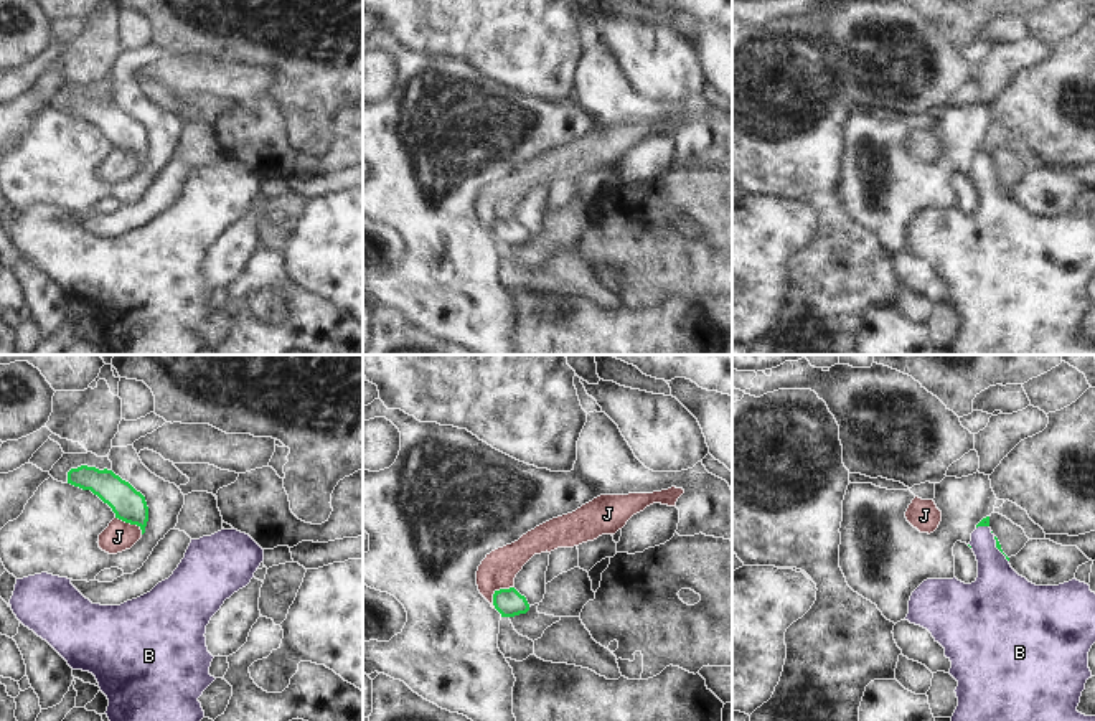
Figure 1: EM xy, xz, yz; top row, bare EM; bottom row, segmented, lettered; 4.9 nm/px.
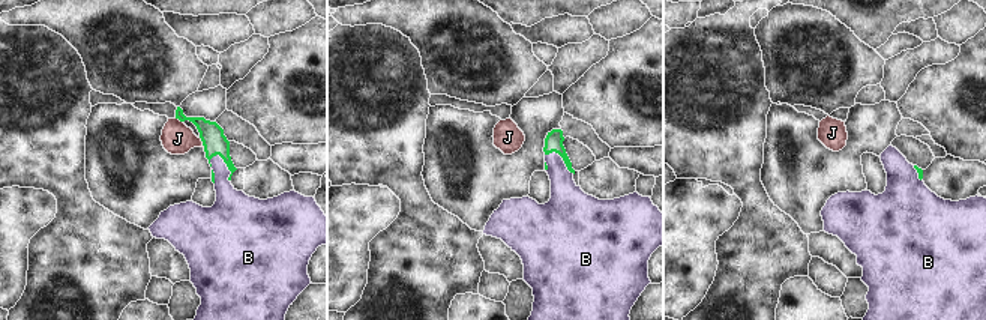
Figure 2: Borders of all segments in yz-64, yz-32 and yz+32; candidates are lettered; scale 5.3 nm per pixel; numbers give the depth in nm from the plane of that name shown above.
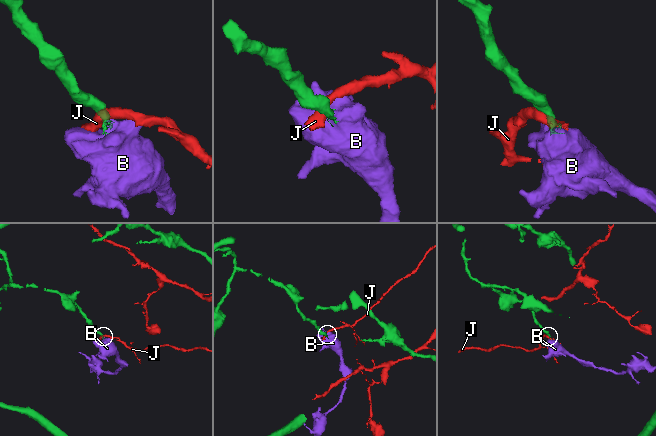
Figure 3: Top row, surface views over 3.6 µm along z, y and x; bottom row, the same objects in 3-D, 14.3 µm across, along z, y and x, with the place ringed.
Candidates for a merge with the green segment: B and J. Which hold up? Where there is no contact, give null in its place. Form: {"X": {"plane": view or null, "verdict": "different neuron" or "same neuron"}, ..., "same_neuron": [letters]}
{"B": {"plane": "yz", "verdict": "same neuron"}, "J": {"plane": "xz", "verdict": "different neuron"}, "same_neuron": ["B"]}

